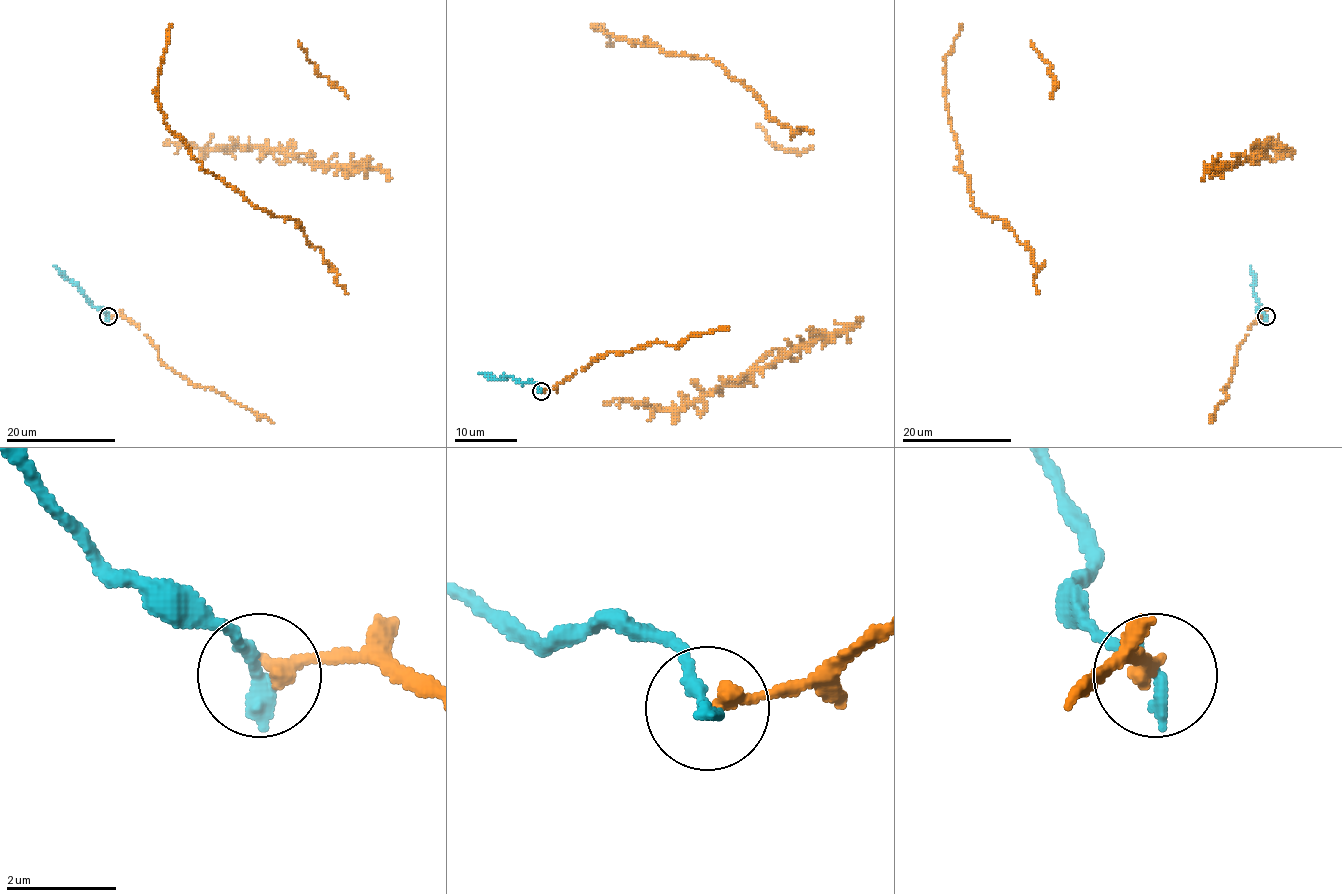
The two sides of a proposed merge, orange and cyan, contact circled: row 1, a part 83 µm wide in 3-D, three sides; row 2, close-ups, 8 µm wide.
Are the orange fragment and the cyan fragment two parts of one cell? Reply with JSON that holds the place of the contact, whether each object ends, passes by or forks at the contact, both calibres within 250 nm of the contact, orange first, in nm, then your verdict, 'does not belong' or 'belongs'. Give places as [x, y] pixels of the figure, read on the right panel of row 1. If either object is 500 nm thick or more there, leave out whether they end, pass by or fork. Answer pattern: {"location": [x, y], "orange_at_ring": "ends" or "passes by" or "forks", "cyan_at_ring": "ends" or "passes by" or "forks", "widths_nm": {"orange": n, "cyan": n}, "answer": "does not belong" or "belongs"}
{"location": [1266, 316], "orange_at_ring": "ends", "cyan_at_ring": "ends", "widths_nm": {"orange": 320, "cyan": 360}, "answer": "does not belong"}

